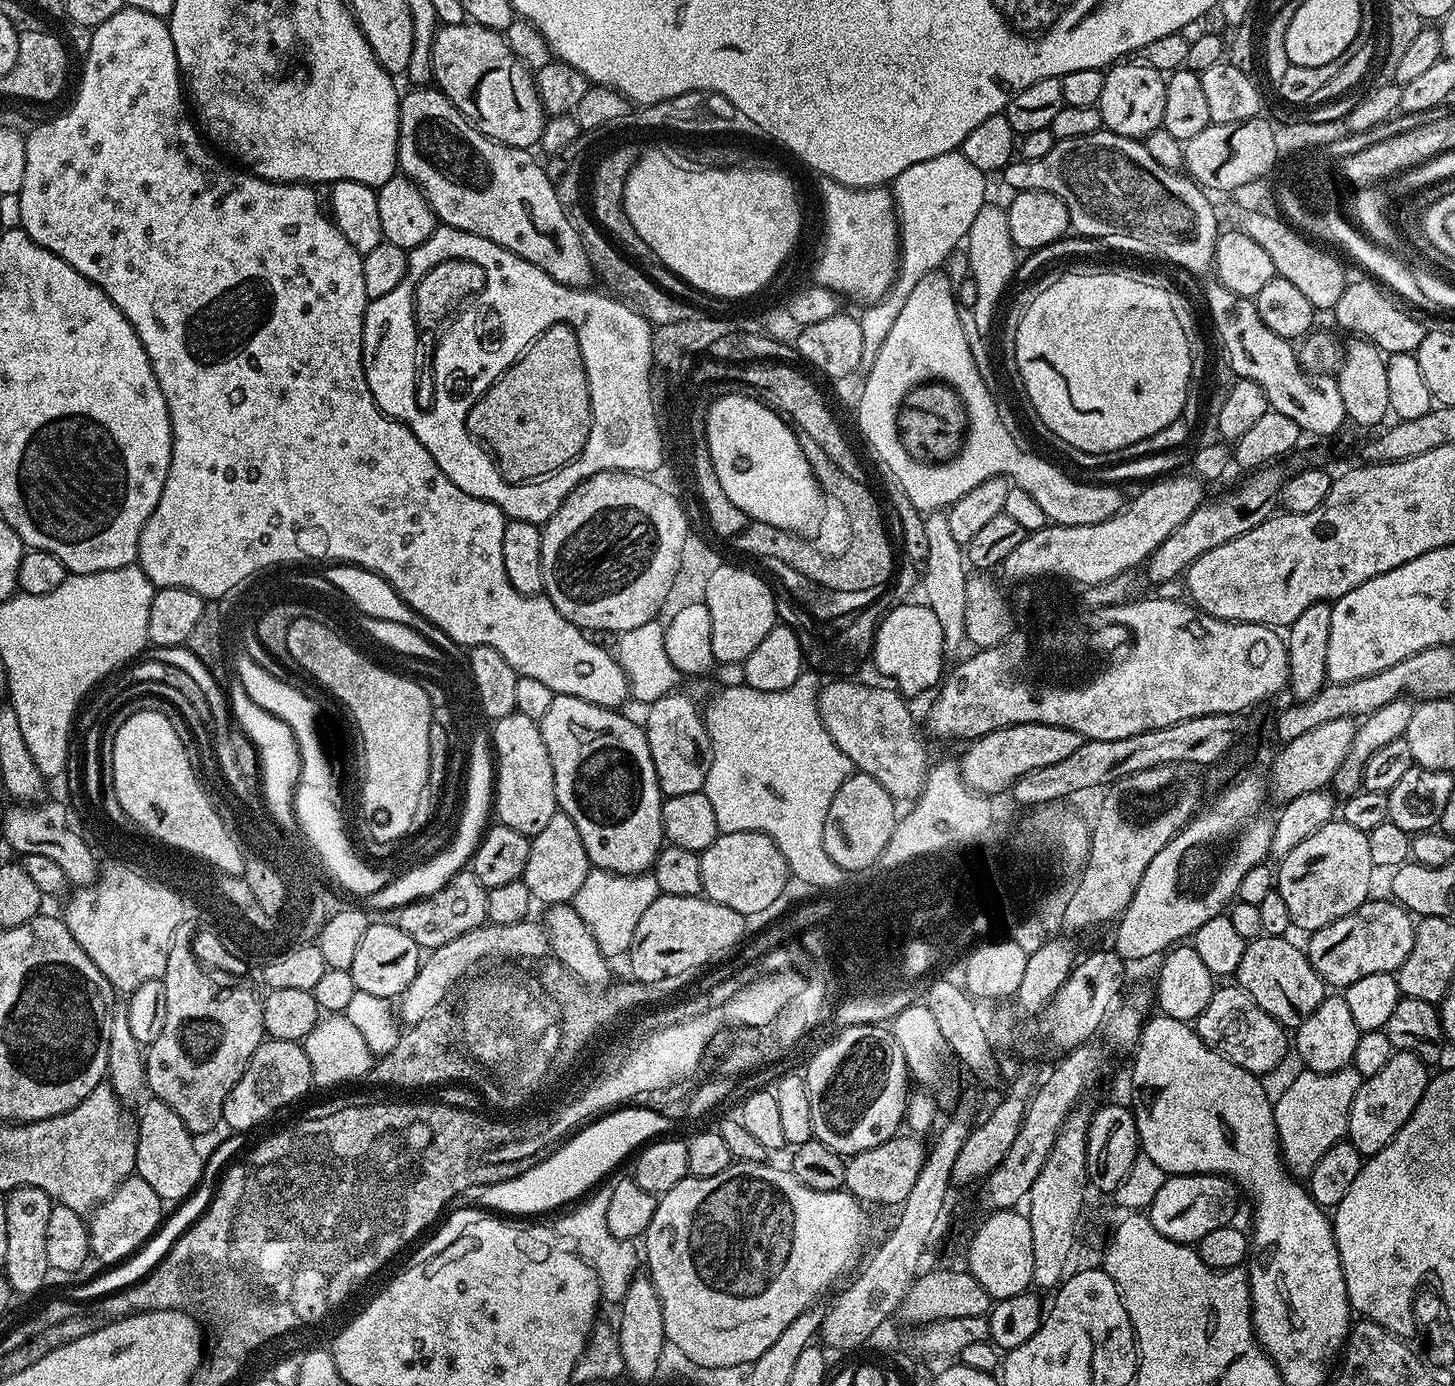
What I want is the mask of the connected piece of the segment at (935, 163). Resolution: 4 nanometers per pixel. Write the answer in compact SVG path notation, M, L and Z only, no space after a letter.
M957 150L938 154L938 158L926 158L926 162L918 162L910 166L910 170L902 170L894 181L894 199L896 215L900 221L900 262L896 270L896 281L881 300L867 305L858 319L862 326L862 365L874 362L882 342L886 342L886 334L890 334L898 314L902 314L902 306L906 306L906 298L910 298L910 290L918 286L926 274L943 269L944 259L965 243L970 226L974 226L974 218L978 218L978 210L986 203L984 191L988 184L986 174L978 170Z

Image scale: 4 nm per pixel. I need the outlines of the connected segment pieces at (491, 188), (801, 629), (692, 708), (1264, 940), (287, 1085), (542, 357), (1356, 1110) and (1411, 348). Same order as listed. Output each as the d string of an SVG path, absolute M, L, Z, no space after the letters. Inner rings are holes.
M416 86L408 91L412 92L405 91L400 98L398 168L424 191L437 221L454 226L460 232L478 234L478 238L498 242L498 246L518 254L518 258L526 258L526 262L538 266L567 288L591 289L594 273L590 258L578 230L558 202L556 185L548 176L545 165L540 165L529 149L506 146L482 135L439 88Z
M905 563L905 568L899 569L894 583L885 588L884 592L872 604L866 608L861 608L847 622L841 623L841 628L836 628L833 632L819 632L815 628L817 625L811 619L806 618L805 613L794 603L791 596L780 594L776 596L776 619L779 623L792 628L798 638L798 642L804 651L804 658L807 667L811 671L824 678L852 678L856 671L869 663L873 655L873 644L875 642L876 631L883 619L886 618L892 608L898 607L909 599L912 591L918 588L918 568L915 563ZM917 568L917 572L916 572ZM896 584L896 585L895 585ZM849 623L849 624L848 624Z
M670 691L652 701L646 708L648 717L642 720L644 733L650 742L650 758L654 758L654 774L665 797L701 791L712 754L701 705L696 705L686 693L680 691Z
M1259 935L1255 940L1245 943L1242 962L1238 962L1235 983L1270 1018L1274 1018L1286 1030L1295 1030L1300 1027L1314 1010L1324 1000L1326 985L1323 978L1310 966L1305 949L1296 944L1291 944L1288 936Z
M265 1038L254 1050L242 1078L230 1090L224 1103L223 1123L229 1124L236 1134L248 1134L251 1128L268 1120L279 1108L300 1100L313 1087L310 1058L306 1058L306 1050L299 1040L274 1040Z
M557 322L547 328L481 394L478 402L474 402L474 406L466 414L466 419L470 435L475 436L492 453L492 459L495 460L500 475L510 484L542 480L570 463L586 446L586 438L592 425L586 366L575 330L563 322Z
M1393 1051L1390 1062L1386 1062L1386 1066L1378 1070L1378 1074L1367 1077L1361 1083L1350 1106L1347 1134L1347 1139L1352 1141L1361 1157L1378 1154L1400 1133L1410 1114L1414 1114L1429 1079L1430 1068L1423 1060L1409 1052Z
M1353 279L1346 286L1342 298L1338 298L1334 309L1336 315L1337 329L1345 328L1352 332L1353 337L1368 340L1375 348L1380 349L1381 353L1391 354L1394 352L1415 353L1416 348L1422 342L1426 325L1420 320L1415 320L1404 308L1399 308L1390 297L1387 296L1385 289L1379 283L1371 279Z

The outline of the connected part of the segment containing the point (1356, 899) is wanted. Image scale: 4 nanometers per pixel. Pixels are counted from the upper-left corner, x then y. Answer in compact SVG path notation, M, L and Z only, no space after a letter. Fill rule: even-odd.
M1333 818L1318 834L1310 834L1306 842L1298 842L1284 860L1279 861L1274 872L1274 890L1286 902L1286 910L1290 910L1292 928L1301 928L1304 934L1317 932L1319 928L1330 926L1338 918L1358 910L1368 899L1372 888L1372 875L1374 869L1370 862L1370 842L1368 834L1362 830L1354 830L1350 822L1342 818Z

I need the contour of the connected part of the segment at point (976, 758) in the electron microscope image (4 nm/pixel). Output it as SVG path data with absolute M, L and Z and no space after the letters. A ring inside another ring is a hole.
M1019 724L1002 730L994 730L980 740L973 740L967 745L964 757L959 757L960 777L968 787L981 794L993 794L1011 789L1012 783L1030 770L1042 770L1042 766L1054 766L1062 758L1078 750L1082 738L1074 730L1062 726L1045 724Z

